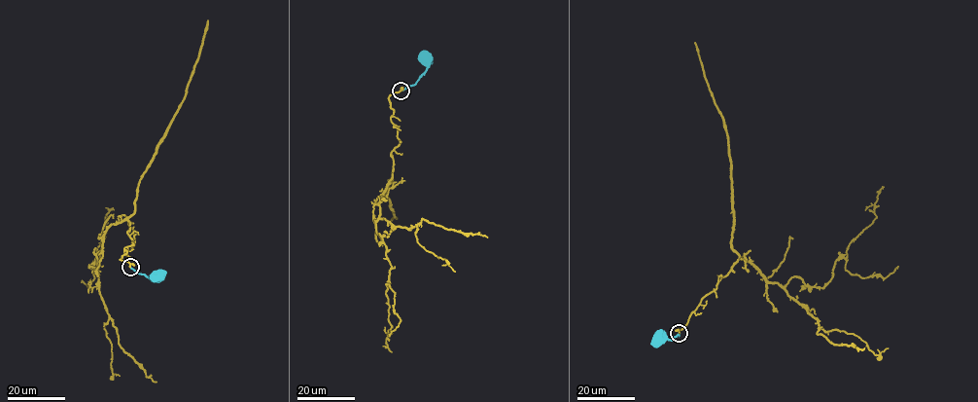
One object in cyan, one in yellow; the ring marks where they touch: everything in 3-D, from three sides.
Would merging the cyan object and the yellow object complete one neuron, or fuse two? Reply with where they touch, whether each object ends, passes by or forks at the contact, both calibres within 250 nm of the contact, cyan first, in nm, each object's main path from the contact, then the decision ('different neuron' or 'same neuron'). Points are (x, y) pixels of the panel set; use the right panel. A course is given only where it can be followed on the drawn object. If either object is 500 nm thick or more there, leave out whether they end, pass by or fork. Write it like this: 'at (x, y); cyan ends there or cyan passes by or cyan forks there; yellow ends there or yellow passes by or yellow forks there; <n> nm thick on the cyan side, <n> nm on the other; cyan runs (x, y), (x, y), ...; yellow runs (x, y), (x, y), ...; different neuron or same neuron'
at (679, 333); cyan ends there; yellow ends there; 240 nm thick on the cyan side, 200 nm on the other; cyan runs (679, 333), (672, 339), (660, 338); yellow runs (679, 333), (740, 259), (769, 281), (784, 286), (795, 276), (823, 287), (849, 243), (873, 223), (884, 187); same neuron

